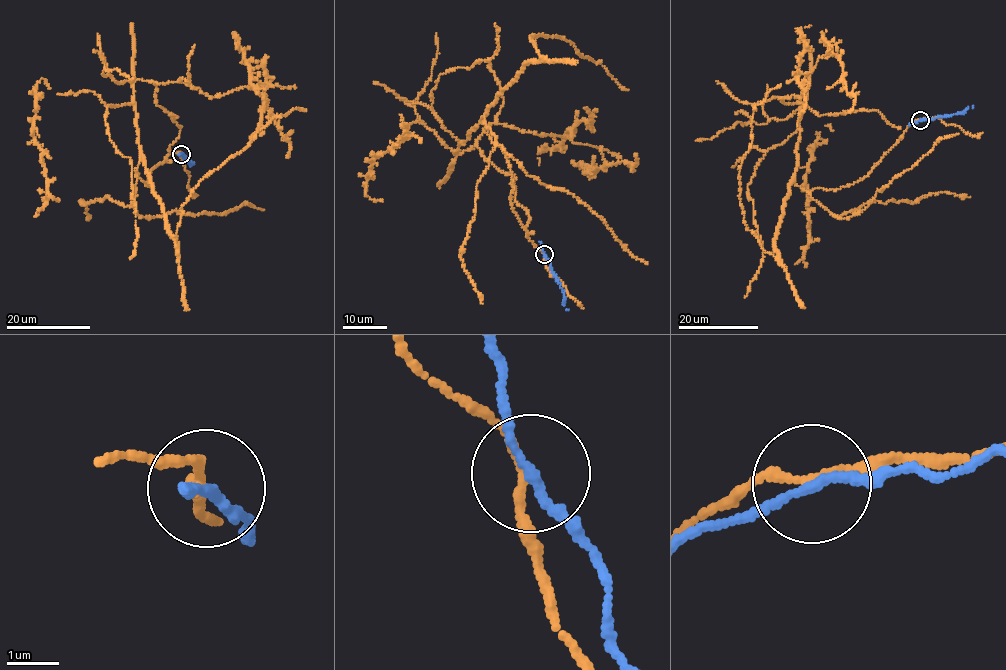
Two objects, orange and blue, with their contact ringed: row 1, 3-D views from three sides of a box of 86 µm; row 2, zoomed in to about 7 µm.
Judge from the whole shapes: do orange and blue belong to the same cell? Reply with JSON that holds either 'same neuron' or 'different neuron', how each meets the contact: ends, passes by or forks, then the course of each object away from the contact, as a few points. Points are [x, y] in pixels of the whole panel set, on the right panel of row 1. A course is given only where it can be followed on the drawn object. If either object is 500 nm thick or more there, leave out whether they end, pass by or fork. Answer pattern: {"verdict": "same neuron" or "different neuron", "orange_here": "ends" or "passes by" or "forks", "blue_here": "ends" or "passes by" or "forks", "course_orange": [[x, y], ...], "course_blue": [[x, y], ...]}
{"verdict": "same neuron", "orange_here": "passes by", "blue_here": "passes by", "course_orange": [[920, 121], [850, 185], [796, 184], [802, 104], [782, 101], [801, 95], [818, 58], [838, 57], [849, 112]], "course_blue": [[920, 120], [955, 115], [973, 107]]}

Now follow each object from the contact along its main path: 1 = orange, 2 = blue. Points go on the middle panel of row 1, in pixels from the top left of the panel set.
1: (544, 254), (482, 117), (456, 152), (500, 123), (593, 145), (590, 171), (635, 164), (635, 154)
2: (545, 255), (564, 294), (563, 306), (568, 310)

